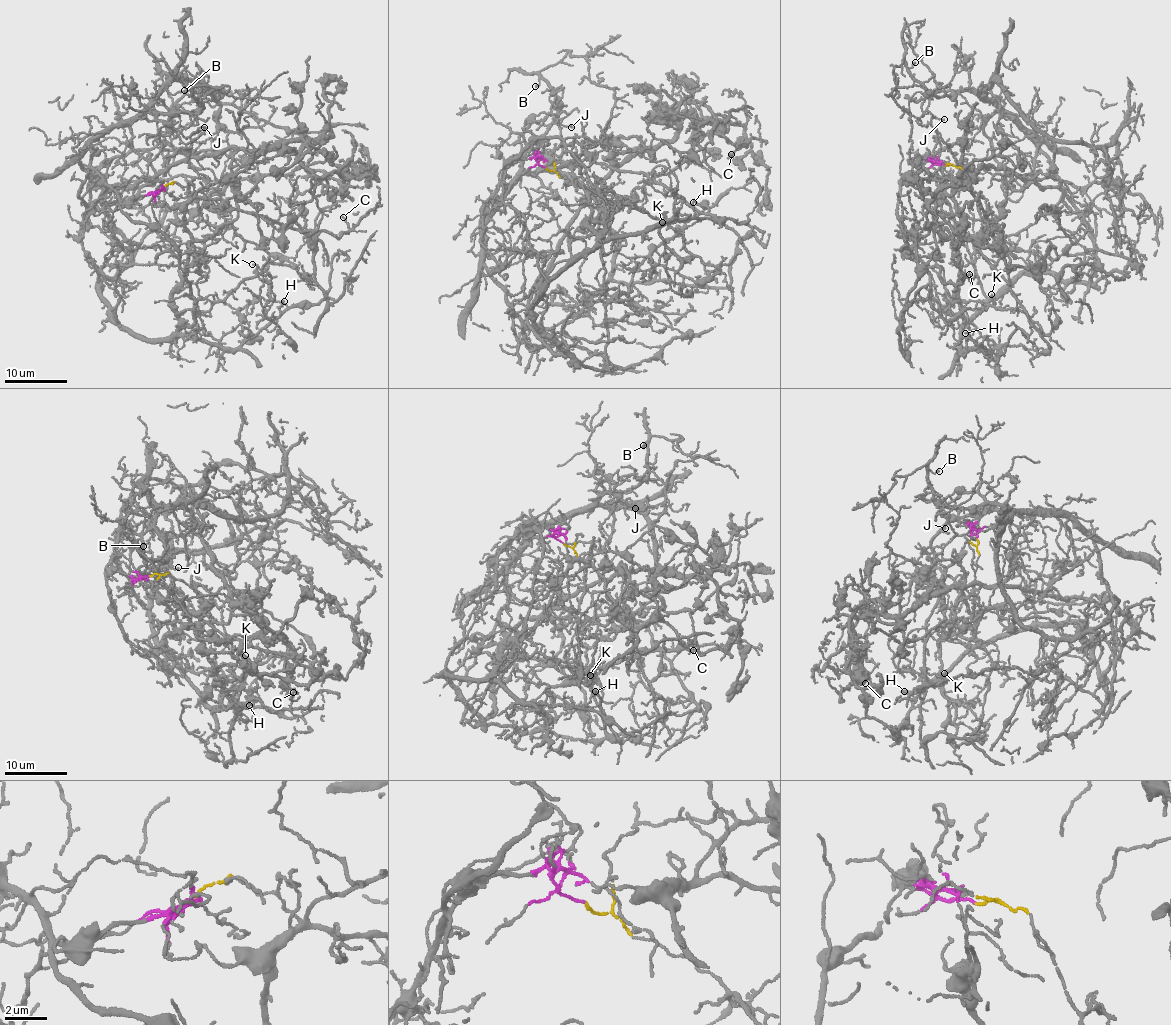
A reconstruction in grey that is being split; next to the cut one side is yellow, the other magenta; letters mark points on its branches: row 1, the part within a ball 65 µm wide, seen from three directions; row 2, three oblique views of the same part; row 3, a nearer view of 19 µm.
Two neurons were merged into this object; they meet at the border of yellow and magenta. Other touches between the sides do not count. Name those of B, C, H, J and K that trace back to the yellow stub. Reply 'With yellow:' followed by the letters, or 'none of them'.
With yellow: C, H, J, K

